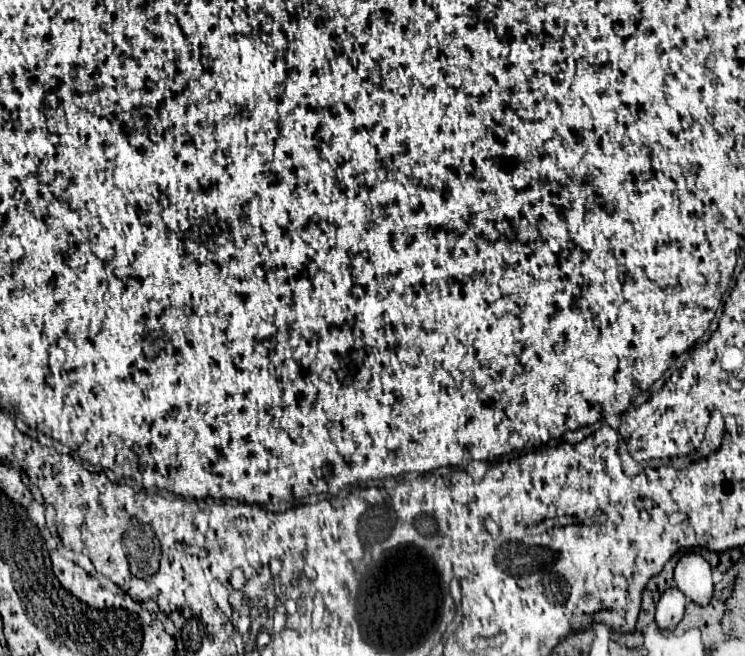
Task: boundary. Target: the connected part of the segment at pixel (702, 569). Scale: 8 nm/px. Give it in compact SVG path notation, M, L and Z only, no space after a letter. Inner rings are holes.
M687 553L679 559L675 567L675 583L677 589L689 597L693 603L705 607L711 601L713 595L713 581L711 581L711 567L709 563L697 555Z

